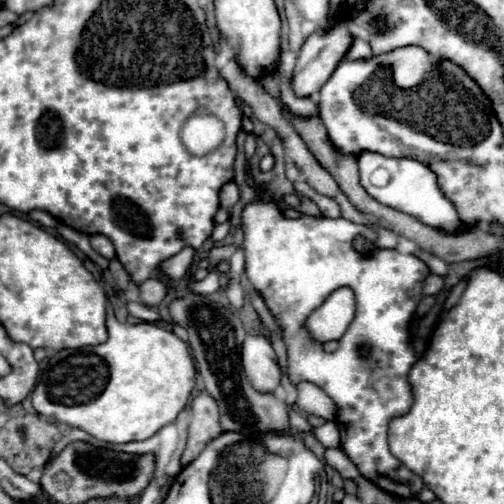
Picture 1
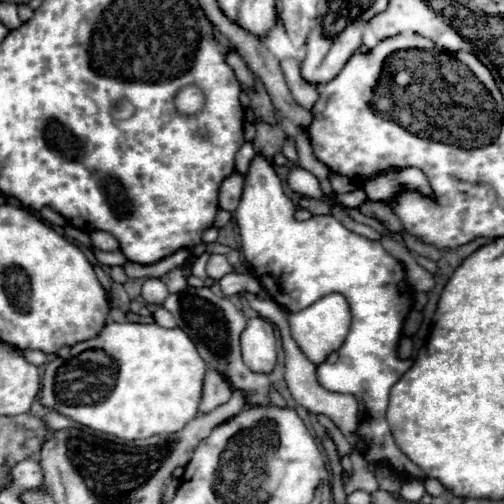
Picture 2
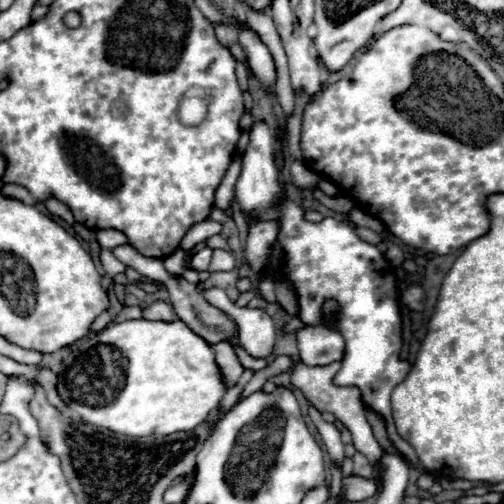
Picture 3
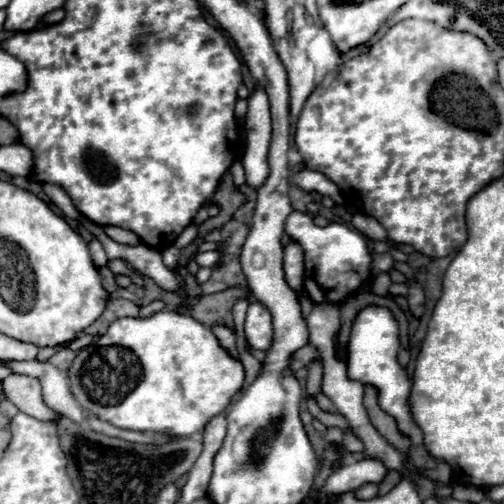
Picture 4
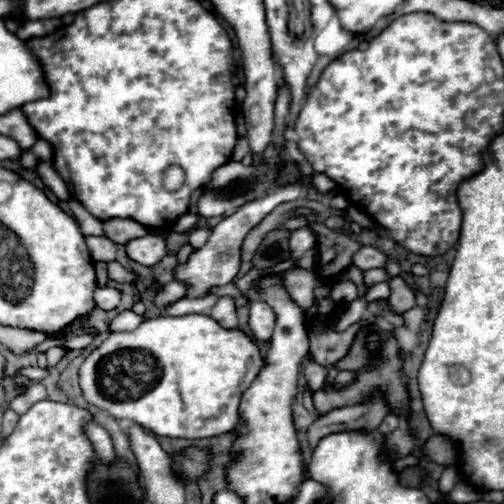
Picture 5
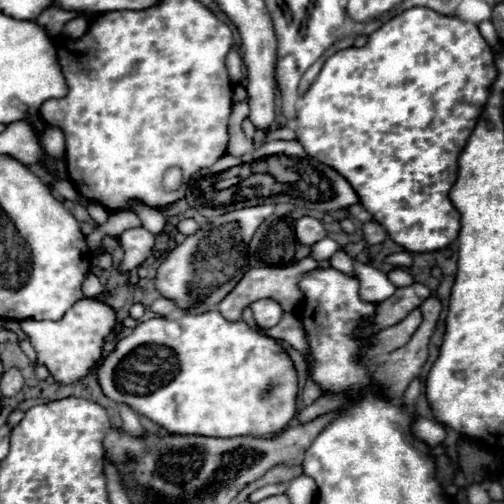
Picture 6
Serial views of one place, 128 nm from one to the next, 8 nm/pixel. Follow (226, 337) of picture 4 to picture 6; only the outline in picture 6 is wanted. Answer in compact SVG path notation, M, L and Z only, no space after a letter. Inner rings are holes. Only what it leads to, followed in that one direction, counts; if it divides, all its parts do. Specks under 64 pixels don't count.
M304 258L292 266L260 266L260 268L250 268L244 278L240 280L240 284L236 284L236 288L218 304L218 310L222 312L222 316L226 320L240 320L242 318L242 310L246 306L250 306L252 302L256 300L262 300L262 298L272 298L276 300L286 312L294 312L300 302L302 302L302 294L298 290L298 280L304 272L308 270L314 270L318 266L318 262L314 258Z

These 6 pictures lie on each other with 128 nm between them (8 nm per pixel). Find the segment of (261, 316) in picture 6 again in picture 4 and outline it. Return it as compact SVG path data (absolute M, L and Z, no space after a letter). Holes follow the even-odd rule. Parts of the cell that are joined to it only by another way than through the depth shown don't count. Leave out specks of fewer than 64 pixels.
M250 302L248 312L246 312L244 332L246 332L250 348L266 350L270 346L270 342L272 342L272 316L264 304Z

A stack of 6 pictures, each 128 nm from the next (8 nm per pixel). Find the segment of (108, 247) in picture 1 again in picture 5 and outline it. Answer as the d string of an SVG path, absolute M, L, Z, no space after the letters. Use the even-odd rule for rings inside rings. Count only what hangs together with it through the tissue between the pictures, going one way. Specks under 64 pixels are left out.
M110 218L104 220L104 234L116 244L126 244L132 238L140 238L148 234L148 228L130 218Z

